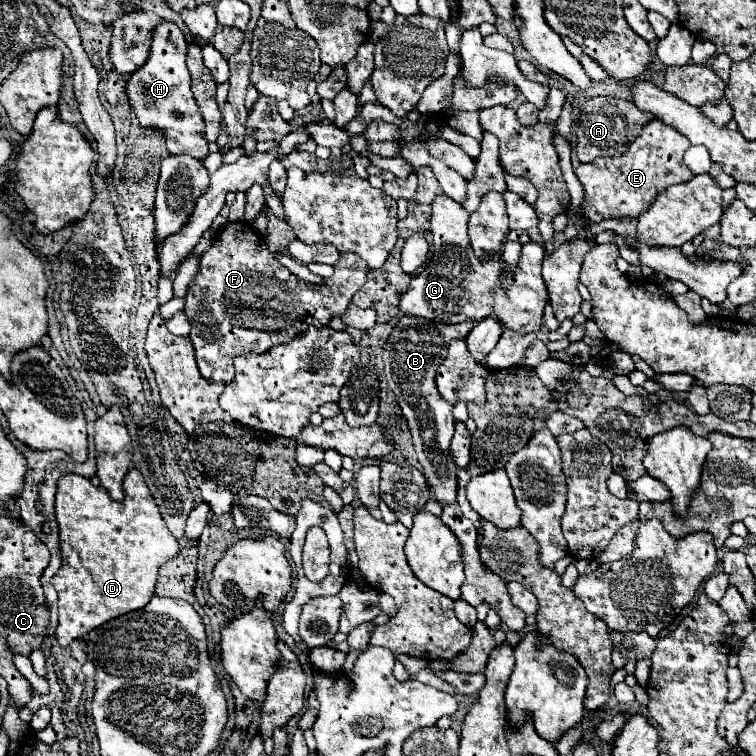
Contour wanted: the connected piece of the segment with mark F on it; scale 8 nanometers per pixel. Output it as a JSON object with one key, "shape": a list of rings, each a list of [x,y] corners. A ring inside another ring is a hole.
{"shape":[[[234,221],[228,223],[222,233],[216,235],[212,247],[200,257],[198,273],[188,285],[186,293],[186,305],[184,313],[192,325],[190,339],[196,349],[196,361],[198,369],[204,379],[208,381],[222,381],[228,383],[234,377],[234,365],[232,359],[236,355],[246,353],[266,353],[276,343],[292,341],[296,333],[304,331],[304,325],[328,325],[332,315],[342,315],[342,311],[348,307],[352,295],[364,285],[366,271],[370,267],[360,261],[360,257],[346,253],[346,271],[342,271],[342,277],[346,277],[346,283],[342,279],[342,285],[338,287],[322,287],[322,285],[306,285],[296,275],[292,275],[286,267],[278,263],[278,259],[268,251],[264,239],[252,231],[248,223]]]}

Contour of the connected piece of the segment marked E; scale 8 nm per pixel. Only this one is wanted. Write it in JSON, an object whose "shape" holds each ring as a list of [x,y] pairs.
{"shape":[[[652,119],[642,127],[640,137],[630,145],[624,155],[618,157],[600,157],[592,163],[580,163],[574,171],[584,185],[584,215],[590,221],[602,219],[622,219],[622,217],[638,217],[648,211],[652,201],[660,191],[668,185],[690,181],[694,175],[684,165],[682,157],[688,149],[688,139],[676,129],[664,125],[658,119]]]}

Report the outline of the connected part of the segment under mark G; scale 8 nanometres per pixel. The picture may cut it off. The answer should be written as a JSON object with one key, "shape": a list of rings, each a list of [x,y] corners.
{"shape":[[[446,193],[436,195],[432,201],[432,235],[434,235],[434,255],[432,261],[424,267],[422,273],[418,273],[416,277],[412,277],[408,291],[404,293],[404,297],[400,299],[400,311],[406,315],[414,315],[414,317],[424,317],[430,321],[440,321],[440,323],[462,323],[462,321],[480,321],[488,315],[496,315],[504,329],[512,329],[518,333],[528,333],[528,331],[538,331],[542,327],[542,315],[544,315],[544,307],[548,303],[548,291],[546,291],[546,283],[542,279],[542,259],[545,257],[545,249],[542,245],[530,241],[522,247],[522,257],[520,257],[520,265],[514,273],[514,277],[508,277],[504,273],[504,263],[500,257],[496,257],[496,261],[480,261],[470,247],[468,241],[468,231],[466,231],[466,219],[468,213],[464,213],[464,207],[460,203],[456,203],[452,197],[448,197]]]}

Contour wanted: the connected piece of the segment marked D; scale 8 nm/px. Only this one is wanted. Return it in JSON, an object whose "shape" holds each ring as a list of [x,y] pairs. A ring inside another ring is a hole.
{"shape":[[[130,469],[126,473],[122,501],[112,501],[108,491],[102,485],[92,483],[82,475],[60,477],[58,491],[56,491],[56,521],[60,527],[62,567],[52,577],[52,585],[58,591],[56,639],[60,647],[68,647],[72,639],[82,637],[84,633],[100,627],[102,623],[118,615],[142,609],[154,595],[154,585],[156,585],[160,565],[176,557],[180,549],[178,541],[168,531],[158,511],[158,505],[152,501],[146,481],[138,469]]]}

